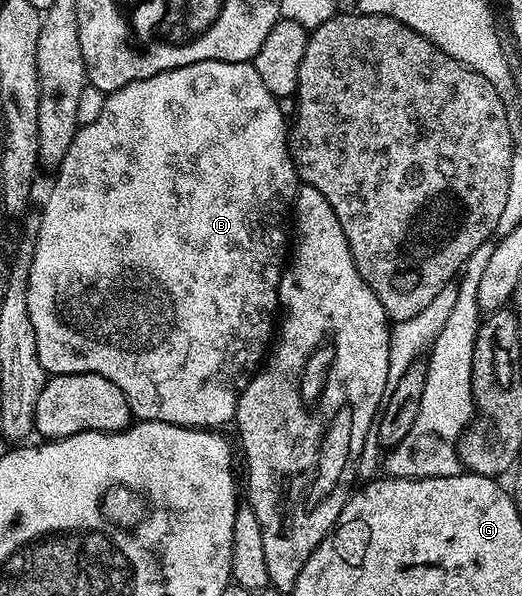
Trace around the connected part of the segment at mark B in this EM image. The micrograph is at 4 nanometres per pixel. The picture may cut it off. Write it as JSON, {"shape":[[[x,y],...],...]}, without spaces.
{"shape":[[[204,60],[172,68],[139,82],[130,82],[113,94],[105,95],[105,100],[100,116],[92,123],[79,125],[75,132],[71,147],[57,168],[58,179],[42,206],[42,219],[34,238],[34,259],[30,265],[26,295],[40,364],[50,376],[99,374],[104,380],[112,380],[112,384],[124,392],[131,415],[143,422],[222,428],[225,422],[234,422],[242,374],[249,375],[263,361],[276,330],[274,313],[277,315],[280,310],[278,289],[288,262],[286,222],[288,226],[288,215],[300,185],[298,171],[290,156],[287,115],[286,118],[282,115],[279,99],[264,88],[260,72],[256,72],[250,62]]]}

